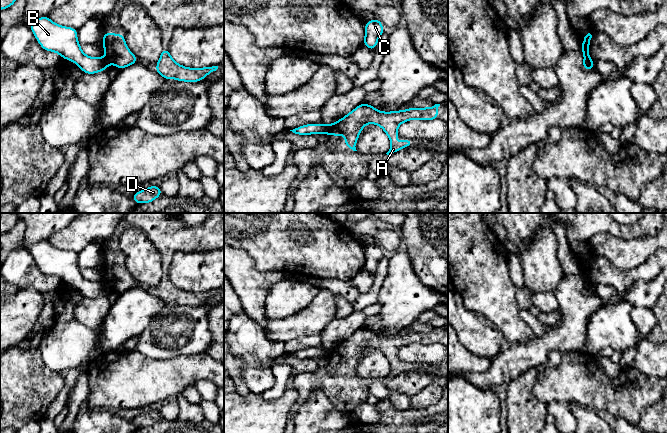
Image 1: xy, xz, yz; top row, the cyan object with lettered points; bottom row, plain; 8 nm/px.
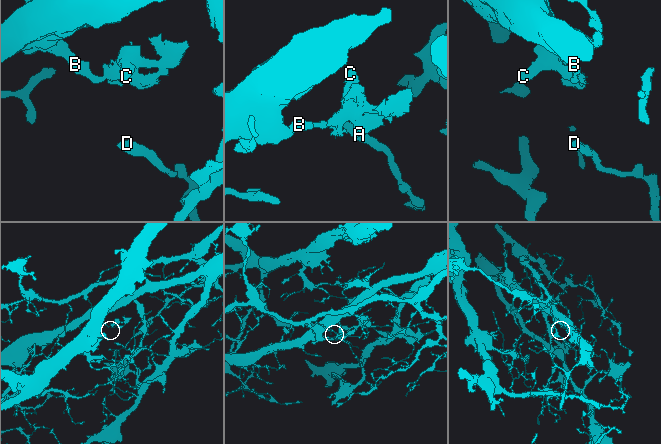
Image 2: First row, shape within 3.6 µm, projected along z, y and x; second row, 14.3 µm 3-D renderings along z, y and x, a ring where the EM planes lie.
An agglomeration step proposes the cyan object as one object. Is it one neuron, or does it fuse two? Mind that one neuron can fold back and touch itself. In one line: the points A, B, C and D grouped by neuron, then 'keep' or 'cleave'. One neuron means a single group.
groups A C / B D; cleave

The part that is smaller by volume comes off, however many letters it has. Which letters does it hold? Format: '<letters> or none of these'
A, C

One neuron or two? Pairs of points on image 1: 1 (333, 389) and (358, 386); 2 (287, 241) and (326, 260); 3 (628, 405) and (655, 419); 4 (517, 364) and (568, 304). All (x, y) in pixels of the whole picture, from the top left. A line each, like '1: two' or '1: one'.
1: one
2: one
3: two
4: one

